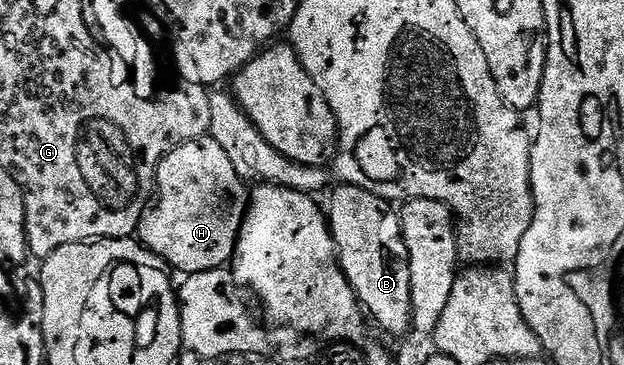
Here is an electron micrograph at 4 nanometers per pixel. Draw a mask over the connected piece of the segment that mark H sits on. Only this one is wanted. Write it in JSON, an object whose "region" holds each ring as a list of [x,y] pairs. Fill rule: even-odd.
{"region":[[[211,135],[199,137],[197,141],[187,141],[164,154],[154,170],[154,185],[155,181],[156,194],[153,197],[151,194],[140,220],[140,244],[159,257],[165,266],[181,269],[184,275],[225,268],[232,260],[242,217],[238,209],[236,213],[236,197],[232,194],[238,178],[222,147],[218,147]]]}

